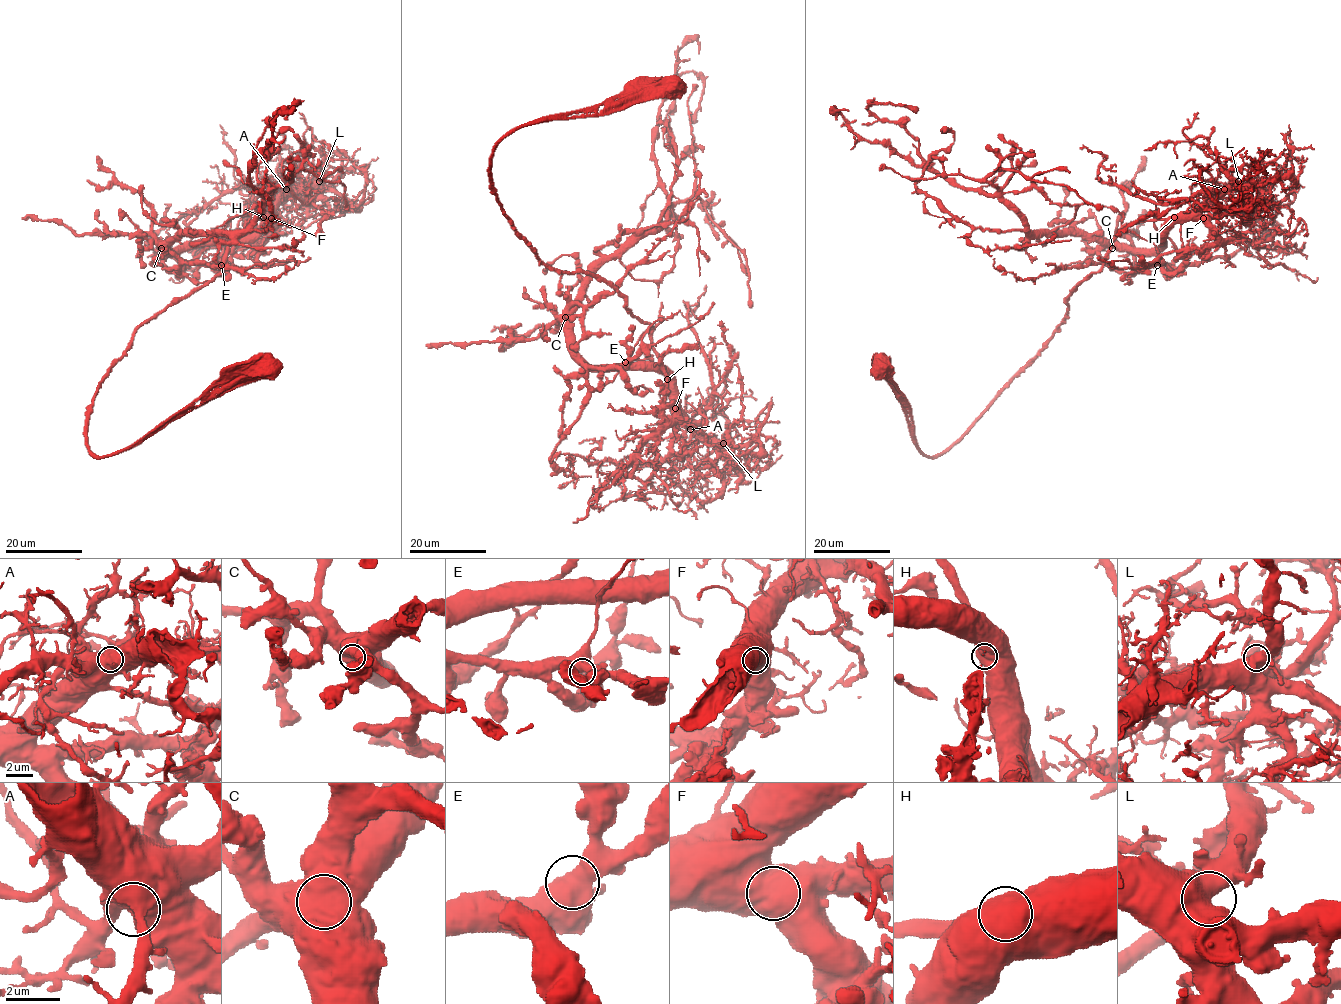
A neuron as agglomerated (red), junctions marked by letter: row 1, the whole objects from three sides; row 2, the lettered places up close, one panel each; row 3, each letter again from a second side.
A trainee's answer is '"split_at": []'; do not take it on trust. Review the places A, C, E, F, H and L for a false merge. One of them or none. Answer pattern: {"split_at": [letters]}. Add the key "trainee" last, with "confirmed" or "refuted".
{"split_at": [], "trainee": "confirmed"}

